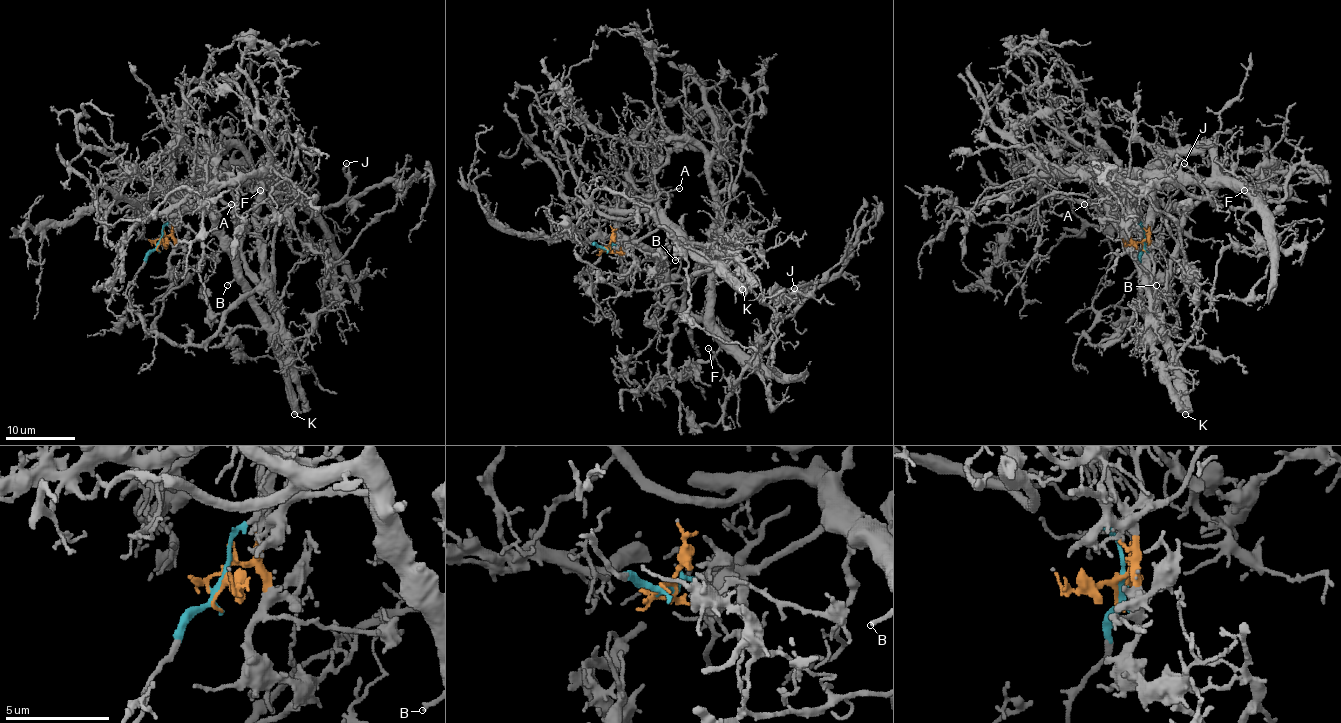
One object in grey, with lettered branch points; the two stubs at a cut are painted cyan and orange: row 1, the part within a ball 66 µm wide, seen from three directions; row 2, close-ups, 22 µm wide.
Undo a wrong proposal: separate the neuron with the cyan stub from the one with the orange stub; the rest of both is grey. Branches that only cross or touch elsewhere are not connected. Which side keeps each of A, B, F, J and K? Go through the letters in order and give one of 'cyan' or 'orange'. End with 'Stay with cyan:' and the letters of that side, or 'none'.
A: cyan
B: cyan
F: orange
J: orange
K: cyan
Stay with cyan: A, B, K

